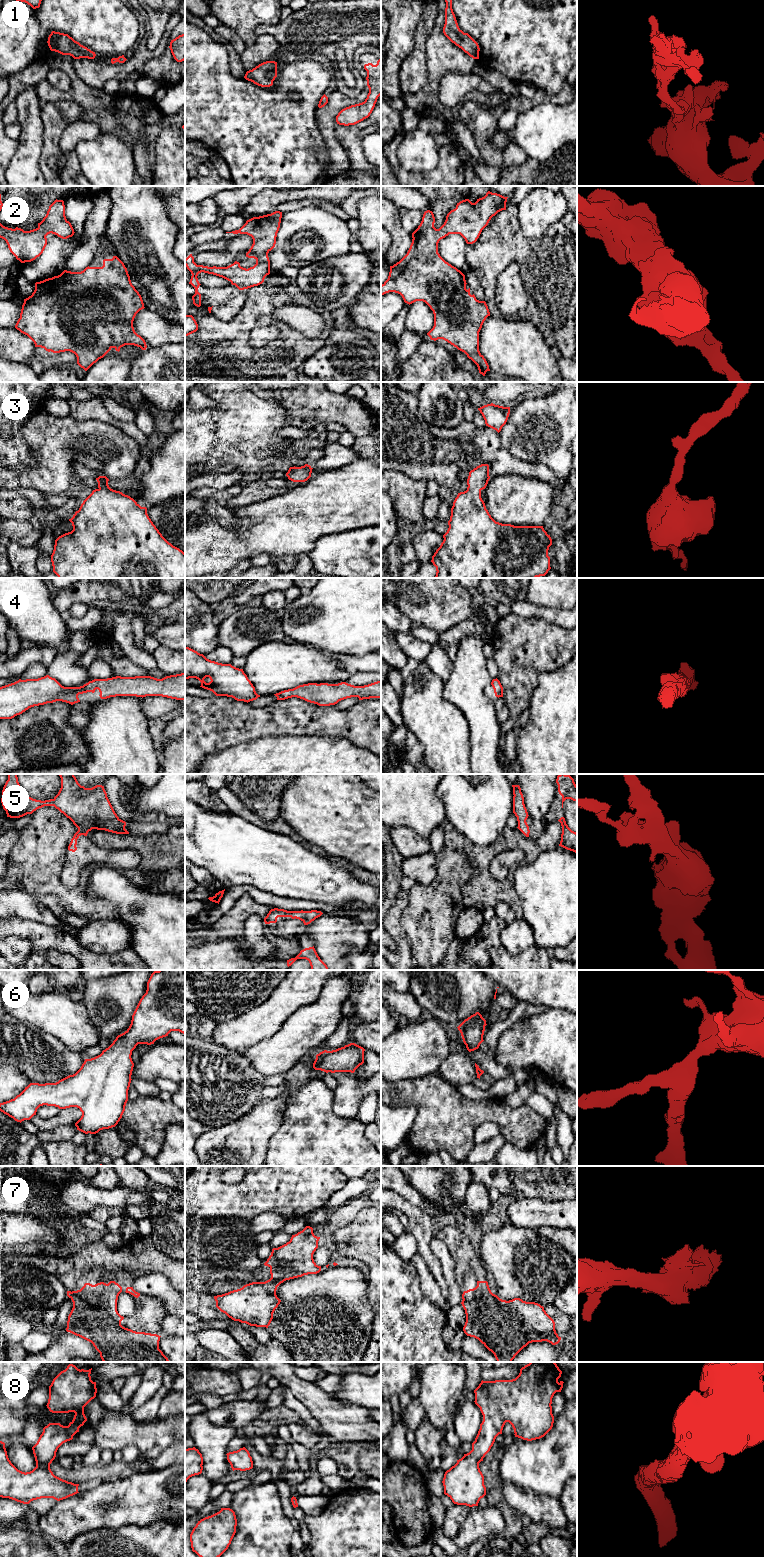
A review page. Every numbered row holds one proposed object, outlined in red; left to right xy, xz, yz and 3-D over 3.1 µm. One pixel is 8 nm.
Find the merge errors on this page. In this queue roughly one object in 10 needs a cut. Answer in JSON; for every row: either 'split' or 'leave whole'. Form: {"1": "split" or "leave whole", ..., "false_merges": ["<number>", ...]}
{"1": "leave whole", "2": "leave whole", "3": "leave whole", "4": "leave whole", "5": "leave whole", "6": "leave whole", "7": "split", "8": "leave whole", "false_merges": ["7"]}

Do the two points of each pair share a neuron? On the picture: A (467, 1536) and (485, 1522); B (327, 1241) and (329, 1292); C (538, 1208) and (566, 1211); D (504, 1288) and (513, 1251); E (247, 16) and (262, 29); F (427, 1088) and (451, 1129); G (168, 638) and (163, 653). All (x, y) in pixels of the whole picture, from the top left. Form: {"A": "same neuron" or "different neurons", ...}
{"A": "same neuron", "B": "different neurons", "C": "same neuron", "D": "same neuron", "E": "different neurons", "F": "same neuron", "G": "different neurons"}

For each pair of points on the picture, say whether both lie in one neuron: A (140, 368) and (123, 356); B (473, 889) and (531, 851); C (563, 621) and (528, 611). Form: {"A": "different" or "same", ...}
{"A": "different", "B": "same", "C": "same"}

